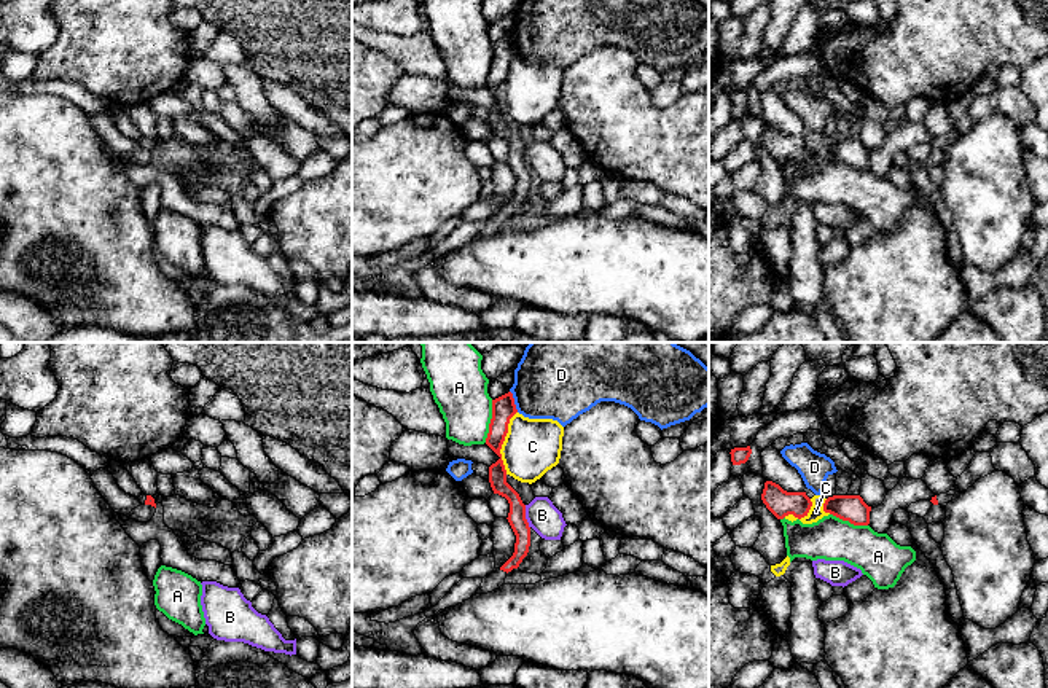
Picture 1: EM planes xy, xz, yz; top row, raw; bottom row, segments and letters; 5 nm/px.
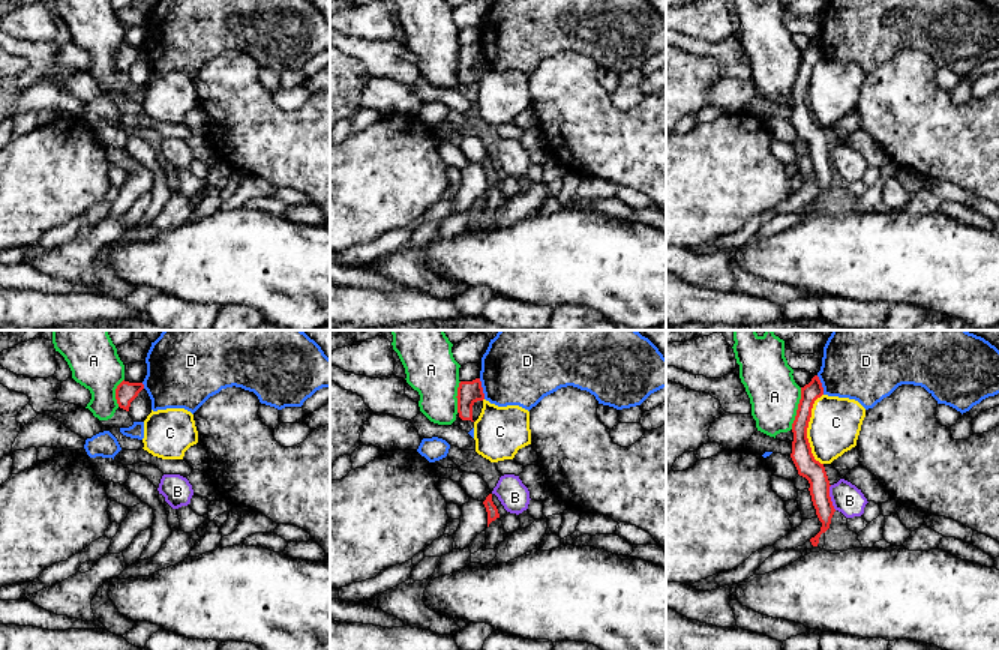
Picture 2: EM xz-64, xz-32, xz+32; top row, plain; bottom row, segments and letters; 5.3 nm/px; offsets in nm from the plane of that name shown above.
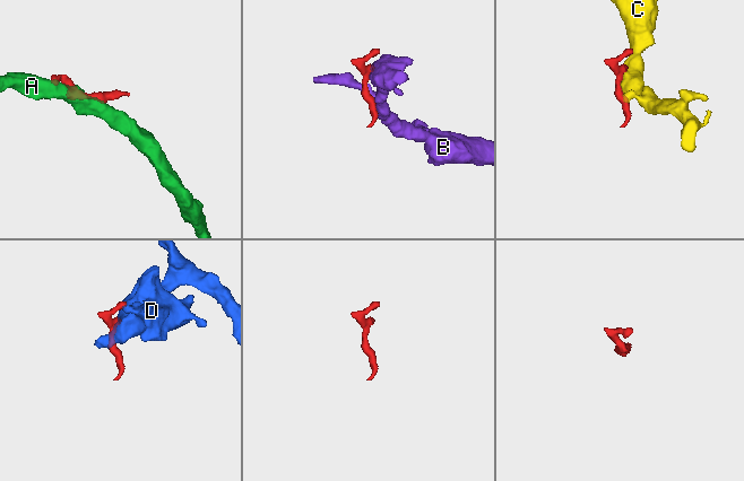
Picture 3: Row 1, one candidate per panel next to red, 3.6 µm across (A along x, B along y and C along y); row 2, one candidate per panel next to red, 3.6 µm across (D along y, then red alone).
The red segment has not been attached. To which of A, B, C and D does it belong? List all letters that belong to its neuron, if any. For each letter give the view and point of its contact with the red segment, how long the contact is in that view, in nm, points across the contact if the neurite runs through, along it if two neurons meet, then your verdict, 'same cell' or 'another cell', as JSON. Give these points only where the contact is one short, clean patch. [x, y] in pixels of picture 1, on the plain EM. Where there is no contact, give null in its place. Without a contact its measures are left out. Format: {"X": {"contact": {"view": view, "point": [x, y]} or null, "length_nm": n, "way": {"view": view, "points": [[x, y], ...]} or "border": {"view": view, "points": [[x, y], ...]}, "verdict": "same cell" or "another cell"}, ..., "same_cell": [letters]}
{"A": {"contact": {"view": "xz", "point": [491, 64]}, "length_nm": 220, "verdict": "another cell"}, "B": {"contact": {"view": "xz", "point": [524, 160]}, "length_nm": 120, "border": {"view": "xz", "points": [[524, 148], [524, 161], [529, 171]]}, "verdict": "another cell"}, "C": {"contact": {"view": "xz", "point": [502, 86]}, "length_nm": 320, "border": {"view": "xz", "points": [[516, 54], [510, 62], [500, 93], [505, 117]]}, "verdict": "another cell"}, "D": {"contact": {"view": "xz", "point": [513, 45]}, "length_nm": 120, "border": {"view": "xz", "points": [[510, 34], [518, 54]]}, "verdict": "another cell"}, "same_cell": []}

